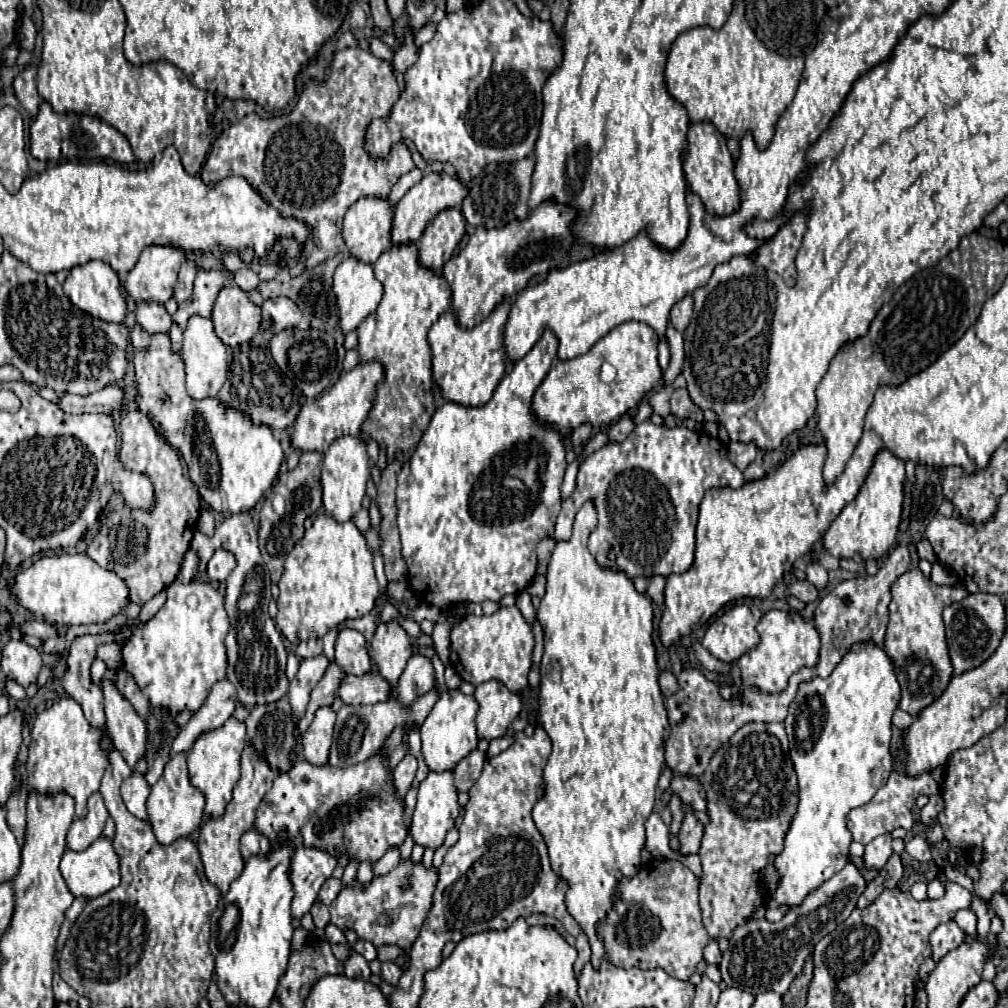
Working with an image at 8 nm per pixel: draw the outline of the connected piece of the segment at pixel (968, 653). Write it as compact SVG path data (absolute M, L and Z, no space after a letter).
M972 593L964 601L948 605L942 613L942 619L946 625L946 643L954 675L980 667L994 653L1006 629L1004 603L998 595L988 595L988 593Z

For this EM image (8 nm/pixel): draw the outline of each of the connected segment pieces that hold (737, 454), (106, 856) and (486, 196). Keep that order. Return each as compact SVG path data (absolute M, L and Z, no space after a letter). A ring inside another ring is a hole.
M730 443L728 447L728 459L740 469L744 471L756 457L758 449L754 445L746 445L746 443Z
M98 837L88 849L76 853L76 851L66 851L60 863L62 877L74 897L98 897L104 895L106 891L114 889L120 883L120 869L118 869L118 855L112 849L112 841L106 837Z
M526 157L514 163L492 163L486 165L480 175L468 183L468 195L462 201L462 213L472 227L504 227L514 219L528 217L528 197L530 197L530 177L534 171L534 157Z

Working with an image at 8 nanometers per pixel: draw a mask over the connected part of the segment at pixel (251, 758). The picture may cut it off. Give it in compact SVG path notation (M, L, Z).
M246 747L242 753L242 775L238 785L234 787L234 797L226 807L226 813L220 819L208 819L202 827L200 827L200 835L198 835L198 851L200 851L200 859L204 863L204 871L206 871L206 879L218 887L220 895L224 895L228 891L228 885L238 879L238 875L242 873L244 861L240 857L240 837L250 831L250 827L254 825L254 813L256 807L260 805L262 797L266 795L266 791L270 791L272 781L276 777L276 771L272 771L268 767L266 761L262 761L258 757L258 753L252 747Z

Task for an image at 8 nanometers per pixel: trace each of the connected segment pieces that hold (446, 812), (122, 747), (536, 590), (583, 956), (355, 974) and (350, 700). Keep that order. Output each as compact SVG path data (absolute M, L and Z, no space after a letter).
M430 771L428 777L420 783L416 809L414 809L412 823L410 823L410 835L412 835L414 843L416 845L422 845L422 847L432 847L432 849L440 847L444 843L446 833L454 827L454 821L456 821L458 813L460 813L458 791L454 787L452 771L444 771L444 773Z
M104 681L102 691L108 731L114 739L114 747L132 767L132 771L136 771L136 763L144 759L146 753L146 723L134 713L132 705L116 691L116 685L112 681Z
M536 575L534 579L532 579L532 583L528 585L528 593L530 595L538 595L538 597L544 597L544 589L546 589L546 577L544 575Z
M580 933L576 937L576 951L578 951L578 959L574 963L574 973L578 977L582 973L582 967L590 961L590 945L588 945L588 939L586 939L584 933Z
M352 951L352 955L350 955L350 959L344 963L344 973L346 973L346 977L350 977L350 979L370 979L370 967L368 967L368 961L362 957L362 955L358 955L356 951Z
M366 673L362 677L346 675L338 685L336 697L340 697L344 705L372 705L378 701L386 701L388 693L388 681L384 681L378 673Z

